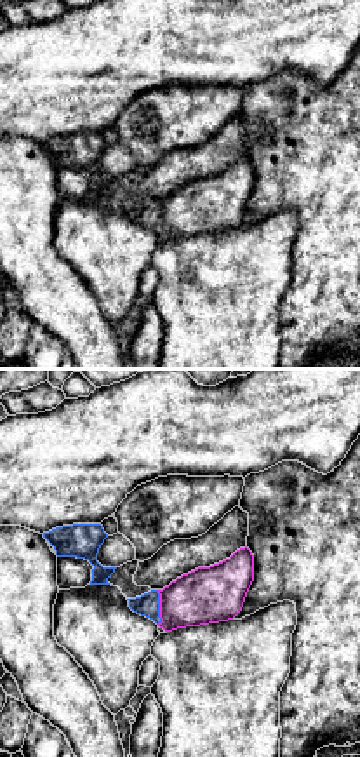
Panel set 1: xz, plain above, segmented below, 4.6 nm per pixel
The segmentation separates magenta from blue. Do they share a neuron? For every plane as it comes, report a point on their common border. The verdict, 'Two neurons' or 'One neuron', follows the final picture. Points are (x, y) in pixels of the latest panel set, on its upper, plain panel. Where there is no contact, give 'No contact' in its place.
Touches magenta at (160, 218)

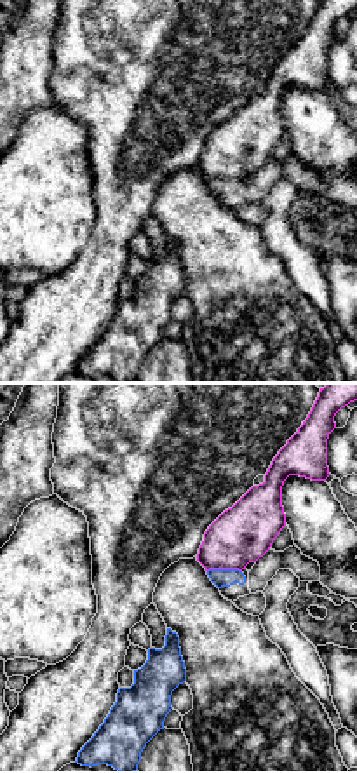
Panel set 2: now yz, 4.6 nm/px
Touches magenta at (223, 178)

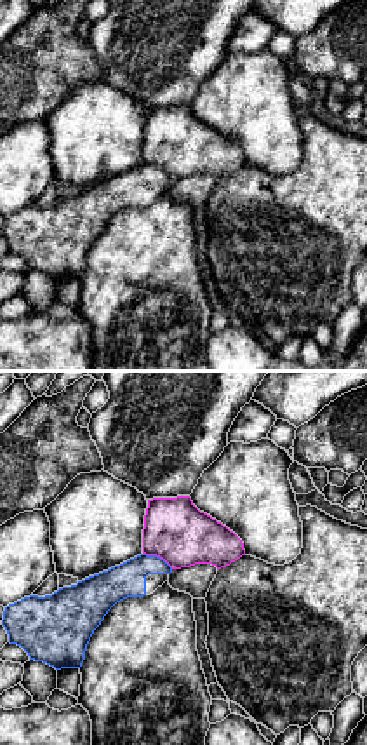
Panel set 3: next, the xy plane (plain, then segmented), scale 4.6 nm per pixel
Touches magenta at (159, 166)

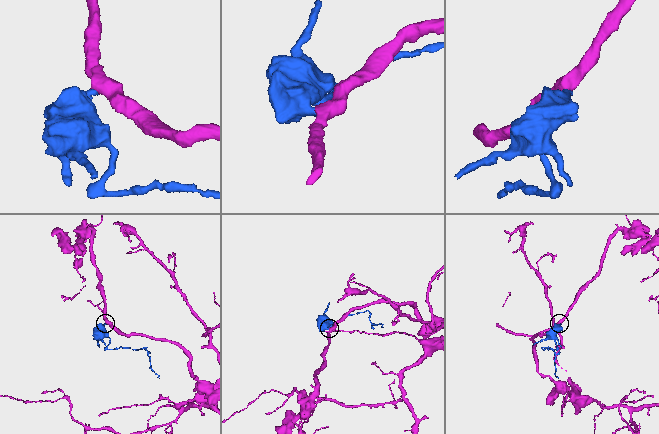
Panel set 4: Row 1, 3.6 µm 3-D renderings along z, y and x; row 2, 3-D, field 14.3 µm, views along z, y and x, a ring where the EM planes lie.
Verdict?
Two neurons

